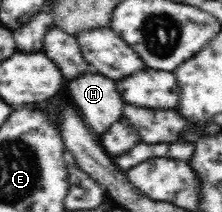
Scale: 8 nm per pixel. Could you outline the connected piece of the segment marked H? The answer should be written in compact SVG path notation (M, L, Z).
M88 67L65 84L70 102L79 110L85 124L98 135L121 118L123 99L117 94L115 80Z

